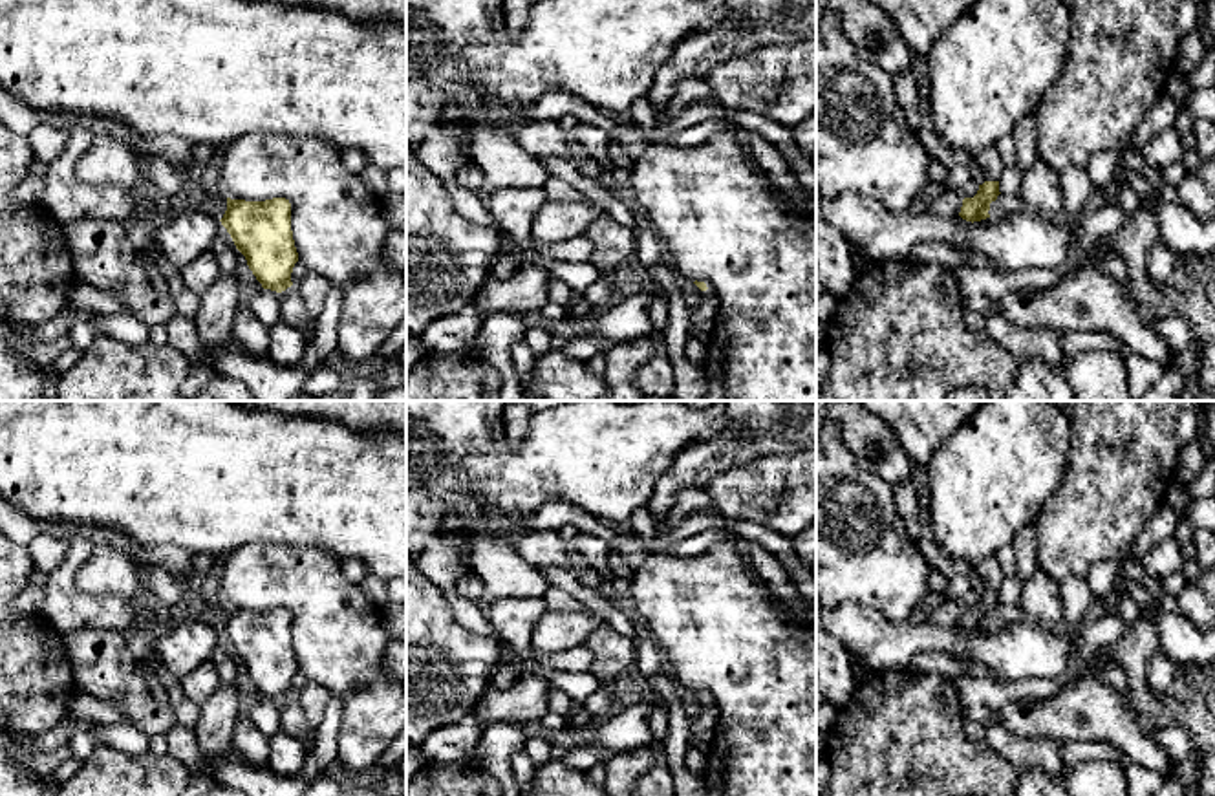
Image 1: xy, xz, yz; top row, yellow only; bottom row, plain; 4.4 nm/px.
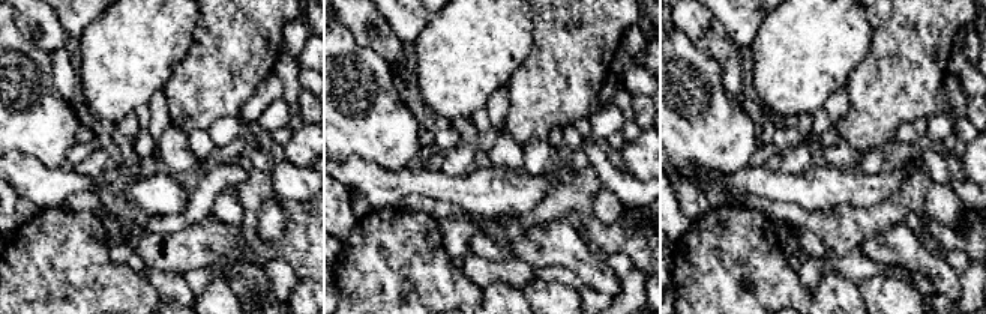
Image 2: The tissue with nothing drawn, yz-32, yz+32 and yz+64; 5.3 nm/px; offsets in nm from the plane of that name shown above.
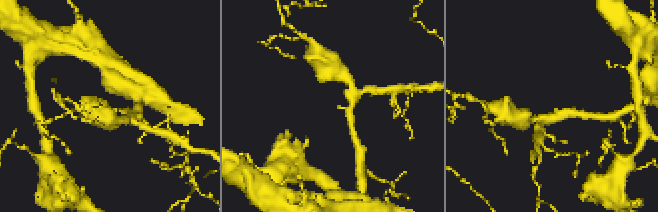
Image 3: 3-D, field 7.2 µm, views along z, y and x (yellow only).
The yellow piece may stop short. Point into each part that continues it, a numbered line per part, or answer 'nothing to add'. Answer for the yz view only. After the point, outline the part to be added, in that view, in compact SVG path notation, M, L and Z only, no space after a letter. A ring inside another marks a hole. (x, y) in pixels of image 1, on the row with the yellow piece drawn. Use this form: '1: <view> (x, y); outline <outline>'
1: yz (989, 160); outline M990 145L975 154L973 163L984 174L986 181L999 181L1003 163L995 145Z

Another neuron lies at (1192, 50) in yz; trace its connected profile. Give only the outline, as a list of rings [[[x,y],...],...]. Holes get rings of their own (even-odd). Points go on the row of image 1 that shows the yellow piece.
[[[1195,31],[1186,35],[1178,42],[1178,53],[1177,53],[1177,68],[1189,75],[1193,73],[1206,59],[1208,44],[1202,40],[1202,37]]]

